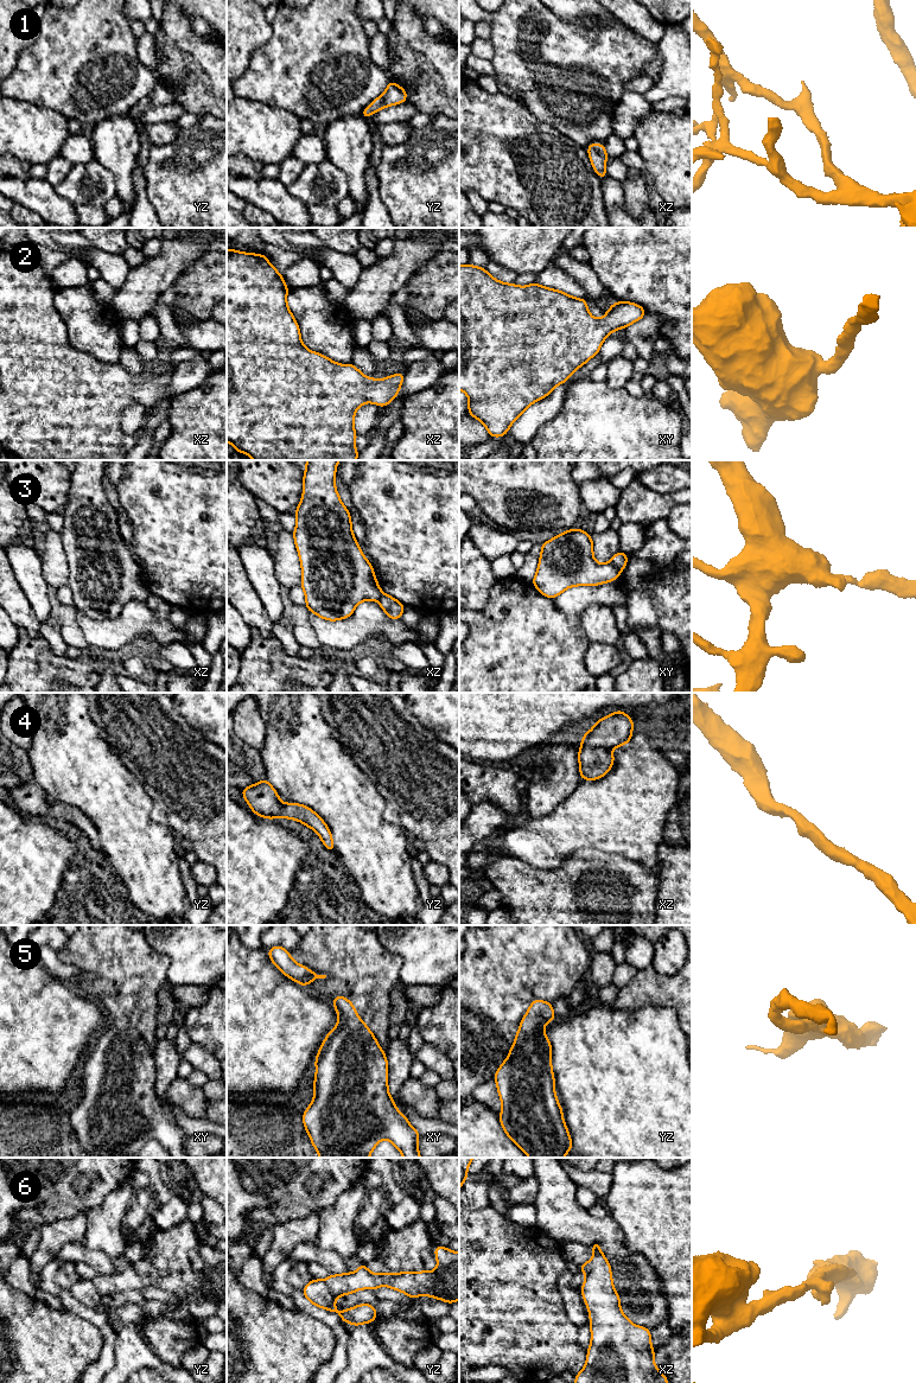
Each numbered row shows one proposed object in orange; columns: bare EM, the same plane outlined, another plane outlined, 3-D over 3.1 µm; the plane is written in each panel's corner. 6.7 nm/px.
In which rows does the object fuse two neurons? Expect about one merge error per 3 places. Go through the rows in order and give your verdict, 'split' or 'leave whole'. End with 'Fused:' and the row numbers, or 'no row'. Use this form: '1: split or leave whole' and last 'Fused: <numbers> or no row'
1: leave whole
2: leave whole
3: split
4: leave whole
5: leave whole
6: leave whole
Fused: 3

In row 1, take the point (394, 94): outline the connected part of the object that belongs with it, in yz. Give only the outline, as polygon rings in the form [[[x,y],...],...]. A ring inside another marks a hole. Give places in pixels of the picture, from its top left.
[[[389,81],[386,91],[373,101],[360,114],[367,120],[371,114],[377,113],[382,108],[393,104],[405,103],[407,101],[407,91],[397,85],[395,82]]]

